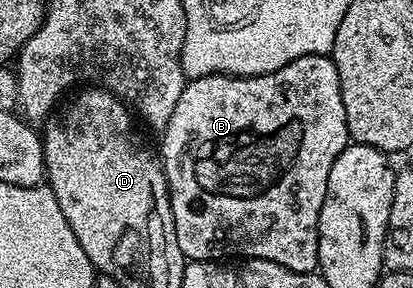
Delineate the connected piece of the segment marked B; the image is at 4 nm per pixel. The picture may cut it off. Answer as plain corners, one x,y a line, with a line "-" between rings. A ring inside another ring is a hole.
328,55
295,58
295,62
283,66
277,72
268,72
262,76
219,75
189,80
183,94
179,94
179,102
175,102
175,110
171,110
171,118
160,136
159,159
164,167
165,181
169,187
175,238
186,261
221,262
226,258
248,258
270,260
287,270
296,272
311,272
317,268
317,223
323,198
327,194
327,178
331,174
331,166
335,158
339,158
339,154
351,140
343,114
339,70

